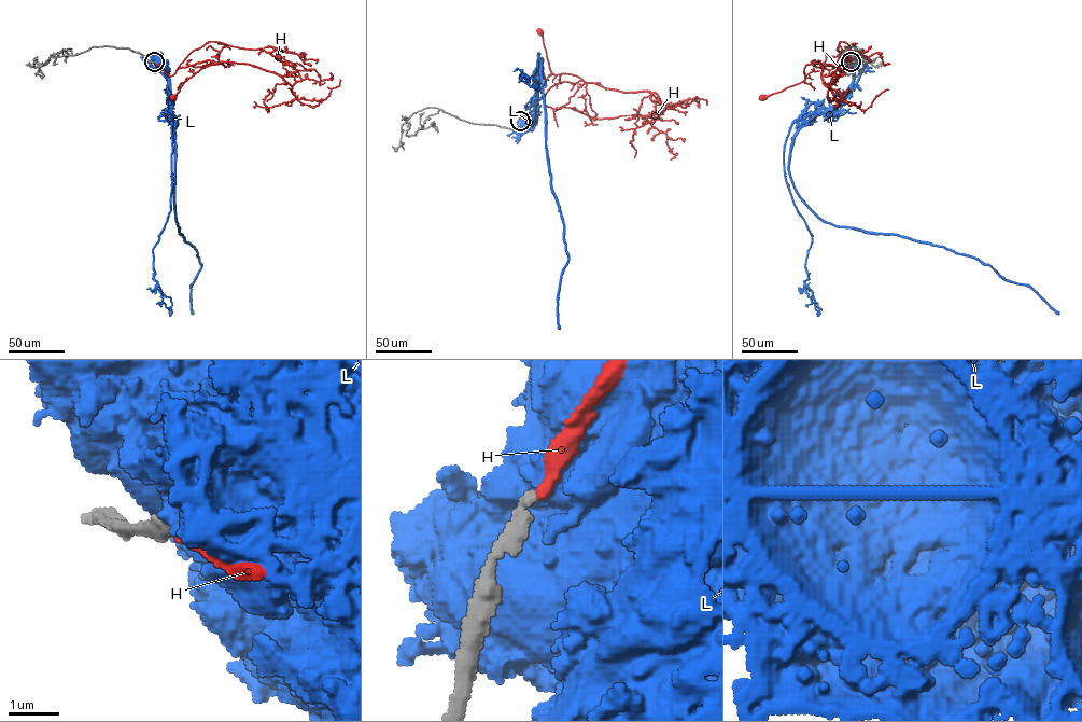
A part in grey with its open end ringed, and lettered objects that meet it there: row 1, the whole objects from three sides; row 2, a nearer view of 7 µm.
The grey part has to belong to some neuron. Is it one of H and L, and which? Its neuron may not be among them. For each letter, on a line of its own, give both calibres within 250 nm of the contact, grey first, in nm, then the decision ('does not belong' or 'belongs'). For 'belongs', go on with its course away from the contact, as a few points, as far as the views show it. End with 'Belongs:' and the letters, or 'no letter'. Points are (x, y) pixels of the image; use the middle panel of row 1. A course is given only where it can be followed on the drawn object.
H: calibres 280 and 280 nm; belongs; course (520, 121), (529, 107), (542, 98), (552, 86), (582, 80), (570, 73), (551, 72), (540, 31)
L: calibres 280 and 800 nm; does not belong
Belongs: H

